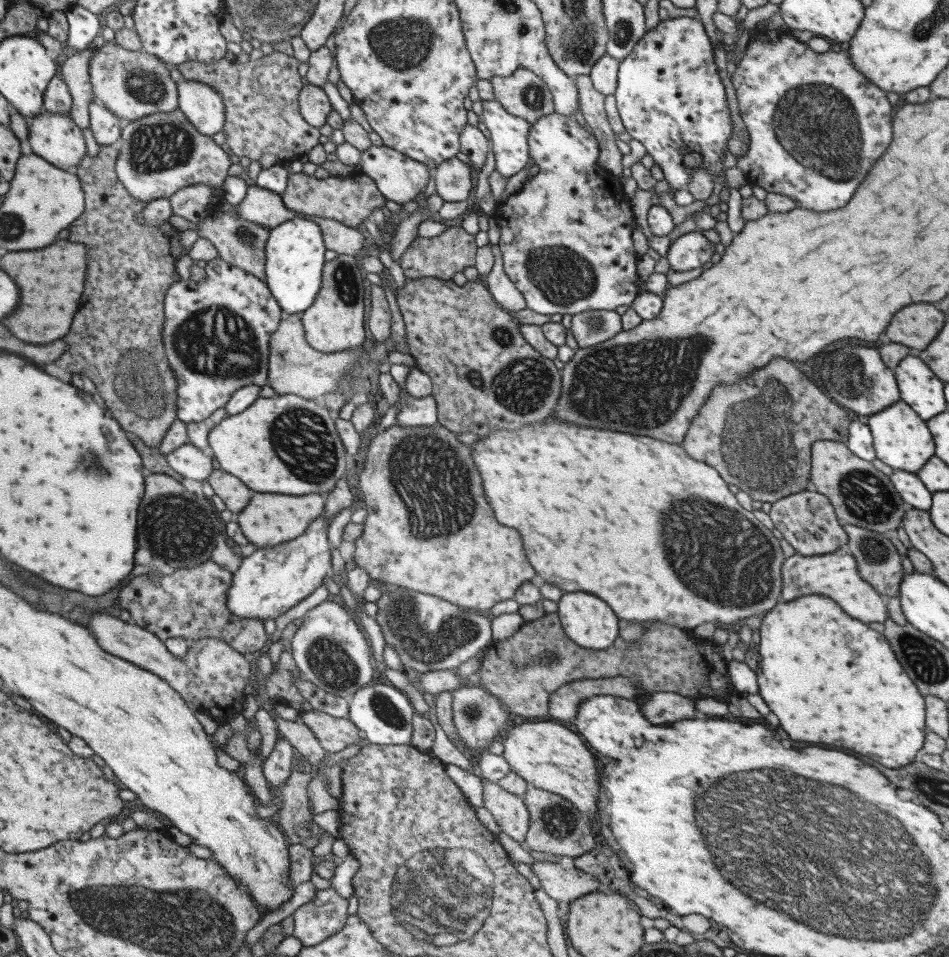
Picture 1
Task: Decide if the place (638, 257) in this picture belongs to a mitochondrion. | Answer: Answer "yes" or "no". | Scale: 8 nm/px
no

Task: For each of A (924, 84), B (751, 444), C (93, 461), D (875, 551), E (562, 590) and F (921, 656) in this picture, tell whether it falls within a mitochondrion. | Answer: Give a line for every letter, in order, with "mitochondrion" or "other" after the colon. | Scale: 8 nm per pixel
A: other
B: mitochondrion
C: mitochondrion
D: mitochondrion
E: other
F: mitochondrion

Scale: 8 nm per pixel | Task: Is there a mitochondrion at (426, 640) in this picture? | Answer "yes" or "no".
yes

